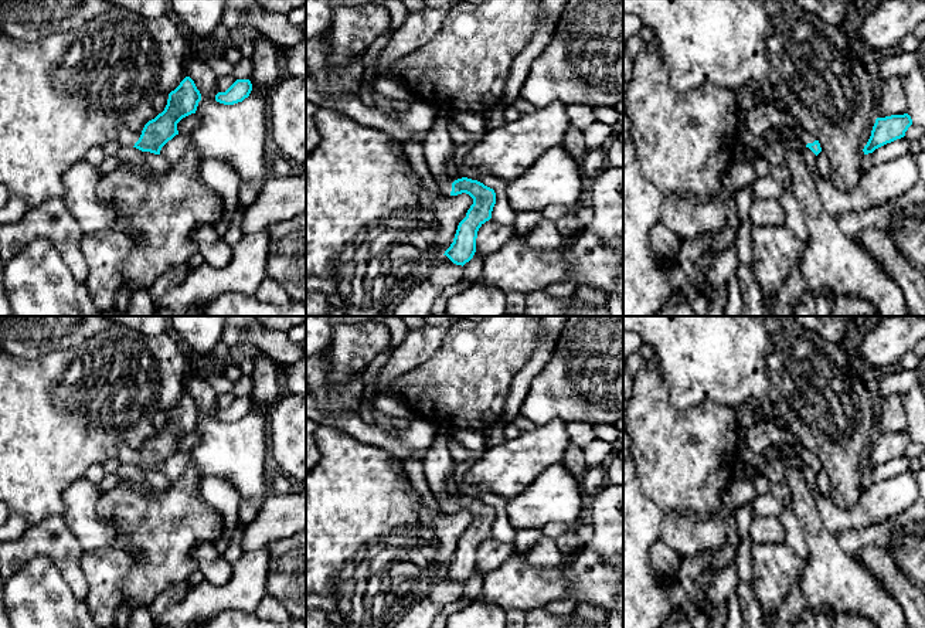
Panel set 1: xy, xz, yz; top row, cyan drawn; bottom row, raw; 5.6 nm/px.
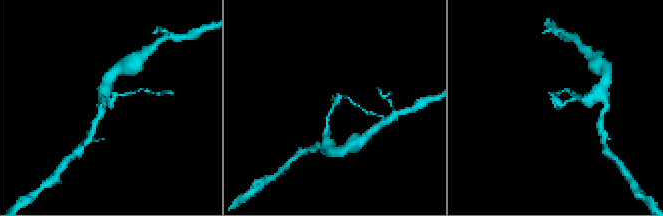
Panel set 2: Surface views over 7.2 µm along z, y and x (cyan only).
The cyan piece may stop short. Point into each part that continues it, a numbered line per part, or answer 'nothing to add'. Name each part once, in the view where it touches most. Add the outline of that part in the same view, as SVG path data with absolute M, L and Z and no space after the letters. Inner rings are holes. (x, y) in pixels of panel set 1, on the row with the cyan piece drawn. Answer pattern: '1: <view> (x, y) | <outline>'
1: xz (438, 148) | M436 109L435 120L424 142L426 164L445 196L450 196L452 183L456 180L449 176L448 170L448 160L456 149L449 135L448 119L450 116L449 112Z

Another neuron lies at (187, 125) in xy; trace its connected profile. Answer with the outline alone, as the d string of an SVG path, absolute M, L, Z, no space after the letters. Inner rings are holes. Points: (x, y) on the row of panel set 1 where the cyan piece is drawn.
M191 113L186 118L183 118L178 123L177 123L177 130L178 135L186 135L186 136L191 136L193 132L200 126L200 118L197 113Z

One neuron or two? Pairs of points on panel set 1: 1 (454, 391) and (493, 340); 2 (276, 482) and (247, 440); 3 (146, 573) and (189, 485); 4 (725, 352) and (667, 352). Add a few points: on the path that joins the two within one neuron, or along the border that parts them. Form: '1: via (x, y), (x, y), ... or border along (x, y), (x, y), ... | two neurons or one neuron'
1: via (466, 379), (487, 353) | one neuron
2: border along (268, 462), (268, 485), (271, 489) | two neurons
3: via (167, 552), (167, 526), (180, 513), (182, 506) | one neuron
4: via (711, 352), (682, 352) | one neuron

